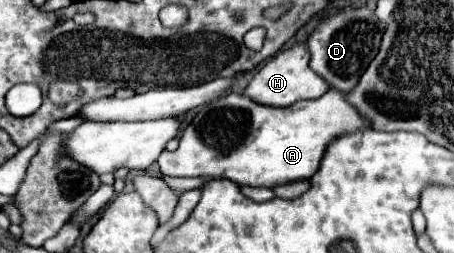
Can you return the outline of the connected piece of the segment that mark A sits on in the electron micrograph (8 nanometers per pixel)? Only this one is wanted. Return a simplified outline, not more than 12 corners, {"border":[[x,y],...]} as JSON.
{"border":[[344,93],[202,105],[168,177],[274,187],[310,179],[328,145],[370,129]]}

